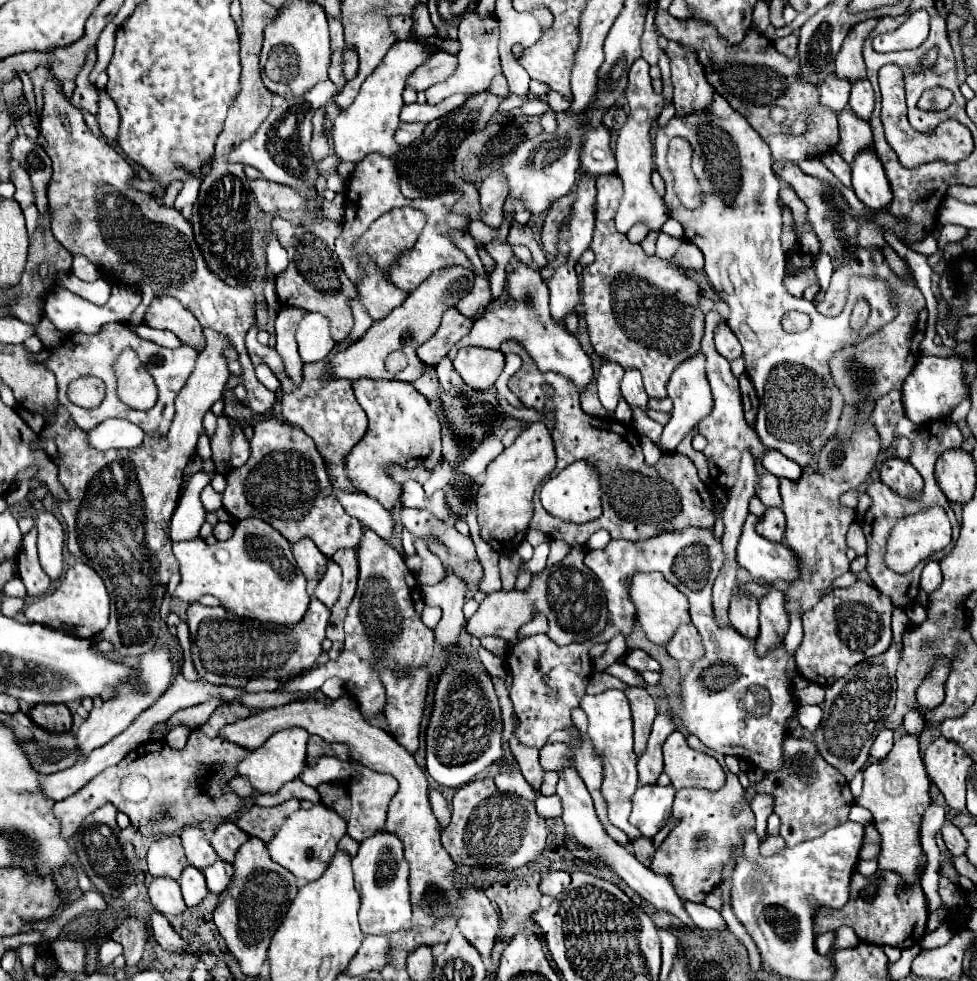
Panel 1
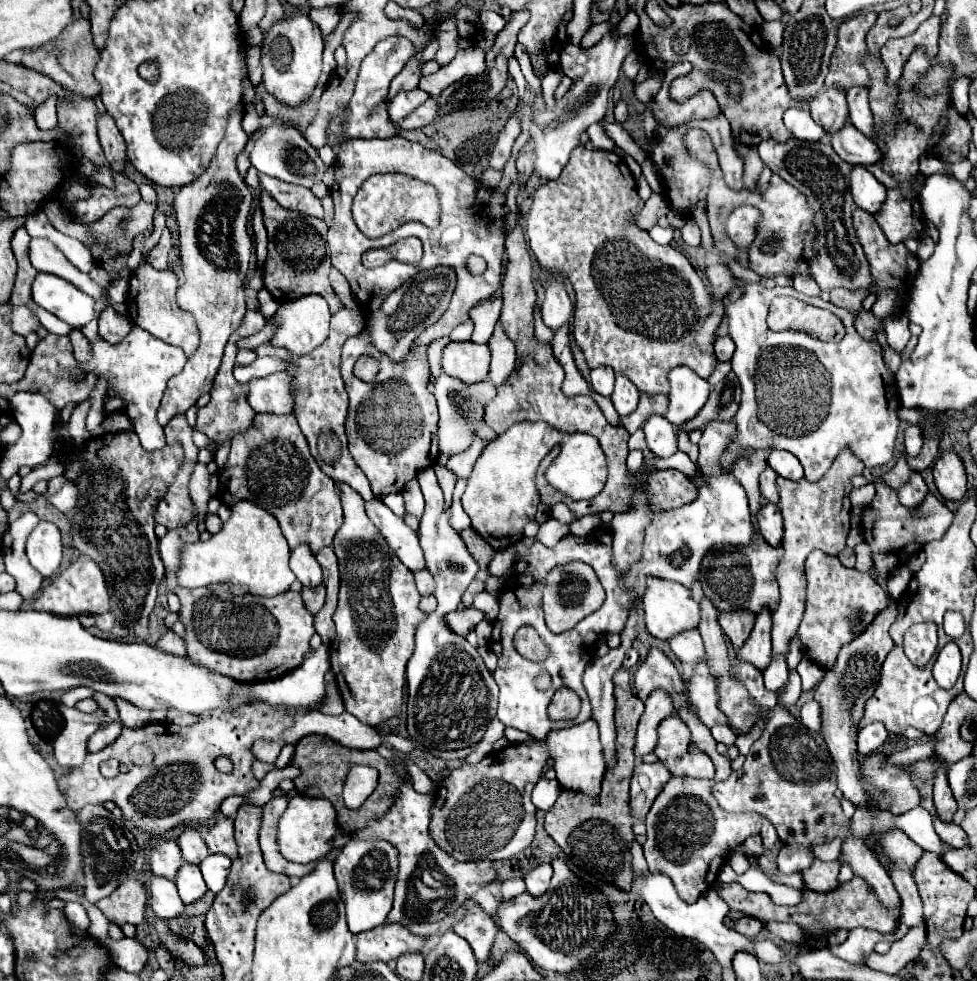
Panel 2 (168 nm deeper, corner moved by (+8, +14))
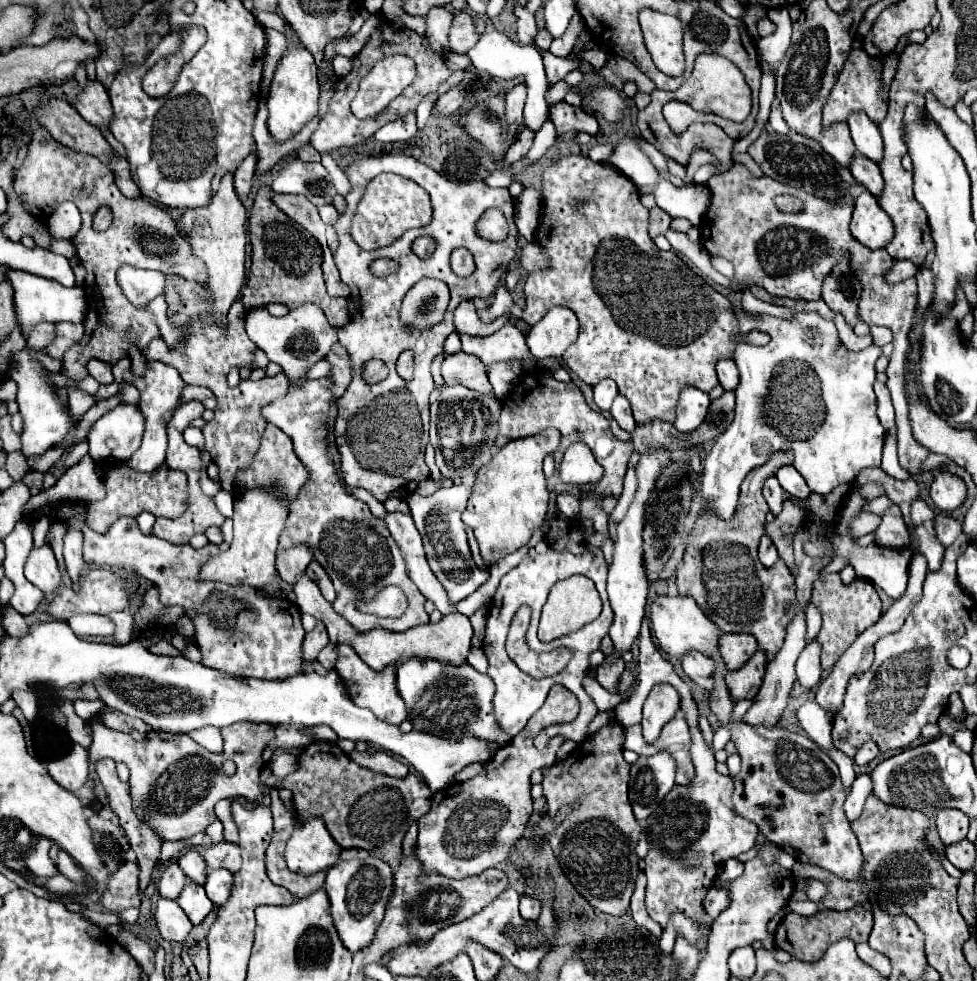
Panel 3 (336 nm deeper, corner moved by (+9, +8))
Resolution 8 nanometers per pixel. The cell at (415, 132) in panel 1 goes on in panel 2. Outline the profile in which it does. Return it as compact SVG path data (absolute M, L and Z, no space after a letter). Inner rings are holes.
M429 98L425 104L421 104L421 106L415 110L415 114L407 116L407 118L399 124L399 128L405 128L405 130L421 128L421 126L433 122L433 120L437 118L437 114L439 114L439 104L437 104L435 98Z

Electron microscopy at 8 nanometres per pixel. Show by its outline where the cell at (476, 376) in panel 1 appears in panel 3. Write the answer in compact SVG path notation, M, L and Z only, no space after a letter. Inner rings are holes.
M456 352L448 354L442 360L442 376L446 386L462 384L470 390L476 390L480 394L490 394L490 382L488 382L488 372L486 366L478 356L466 354L466 352Z

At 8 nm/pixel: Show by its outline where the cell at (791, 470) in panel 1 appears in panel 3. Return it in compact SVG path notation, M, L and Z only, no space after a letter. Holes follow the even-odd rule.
M792 464L782 466L782 468L778 470L776 478L778 478L778 482L782 484L782 488L784 488L784 490L786 490L790 496L796 496L796 498L800 498L800 500L808 498L810 488L806 486L804 478L800 476L800 472L798 472L798 470L796 470Z

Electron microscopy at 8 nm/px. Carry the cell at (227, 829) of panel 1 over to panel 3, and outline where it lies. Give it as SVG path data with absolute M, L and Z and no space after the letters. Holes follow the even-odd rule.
M226 840L204 848L202 856L208 862L208 866L212 866L212 868L228 868L230 872L238 872L240 864L242 864L238 844L232 844L232 842L226 842Z

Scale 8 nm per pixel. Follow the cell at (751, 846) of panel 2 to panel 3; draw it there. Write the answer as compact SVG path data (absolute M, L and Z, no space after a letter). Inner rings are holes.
M720 882L714 884L710 888L710 892L704 898L704 910L708 916L716 918L722 910L726 910L726 906L730 906L730 890L728 890L728 882Z

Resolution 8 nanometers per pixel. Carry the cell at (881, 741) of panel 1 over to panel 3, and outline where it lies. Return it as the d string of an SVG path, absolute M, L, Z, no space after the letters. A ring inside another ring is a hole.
M866 742L860 750L858 750L858 754L854 756L854 762L858 764L858 766L866 766L866 764L870 764L876 756L878 756L878 746L874 744L874 742Z

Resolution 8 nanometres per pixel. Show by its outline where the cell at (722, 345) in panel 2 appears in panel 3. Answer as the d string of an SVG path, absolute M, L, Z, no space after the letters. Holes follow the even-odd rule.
M732 358L718 360L716 372L718 372L718 380L724 386L724 390L734 390L736 388L736 384L738 384L738 368L736 368Z

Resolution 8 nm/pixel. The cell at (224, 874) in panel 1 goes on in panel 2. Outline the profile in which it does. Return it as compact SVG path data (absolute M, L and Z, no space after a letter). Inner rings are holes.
M209 854L201 864L201 872L203 872L203 878L207 882L207 888L213 892L213 894L219 894L225 886L225 880L227 880L227 874L229 874L229 866L231 866L231 860L227 856L219 856L219 854Z

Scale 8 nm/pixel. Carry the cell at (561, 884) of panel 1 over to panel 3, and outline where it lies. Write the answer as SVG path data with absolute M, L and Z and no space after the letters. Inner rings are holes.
M522 896L520 898L520 914L526 920L536 920L540 916L542 910L542 902L536 896Z

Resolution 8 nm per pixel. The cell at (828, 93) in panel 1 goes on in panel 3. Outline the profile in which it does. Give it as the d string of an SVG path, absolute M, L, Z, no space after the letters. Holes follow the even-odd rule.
M846 122L832 124L830 128L824 128L824 132L820 136L820 146L842 166L850 166L852 156L856 152L852 138L850 138L850 128Z

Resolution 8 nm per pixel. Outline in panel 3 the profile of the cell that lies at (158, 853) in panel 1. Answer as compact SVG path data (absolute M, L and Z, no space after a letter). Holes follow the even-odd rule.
M170 860L166 864L166 868L162 870L162 874L160 874L160 880L158 880L156 888L158 888L160 896L176 900L178 894L182 892L182 888L184 888L184 884L186 884L186 874L176 864L176 860Z

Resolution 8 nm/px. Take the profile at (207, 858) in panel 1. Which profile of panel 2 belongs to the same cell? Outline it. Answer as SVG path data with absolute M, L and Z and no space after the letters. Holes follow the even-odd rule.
M183 828L181 836L177 840L177 846L181 848L183 858L191 864L201 864L203 858L209 856L207 844L203 842L203 838L199 836L199 832L195 828Z

